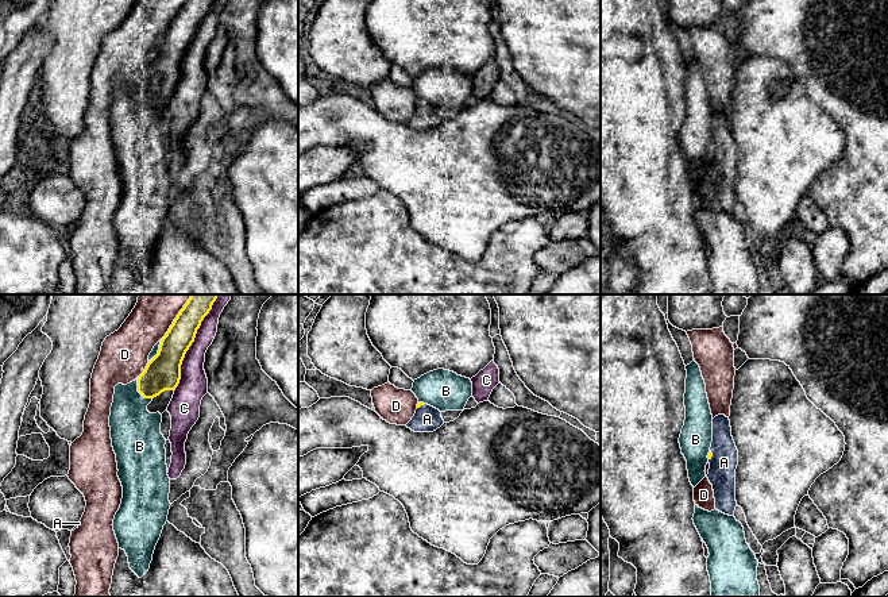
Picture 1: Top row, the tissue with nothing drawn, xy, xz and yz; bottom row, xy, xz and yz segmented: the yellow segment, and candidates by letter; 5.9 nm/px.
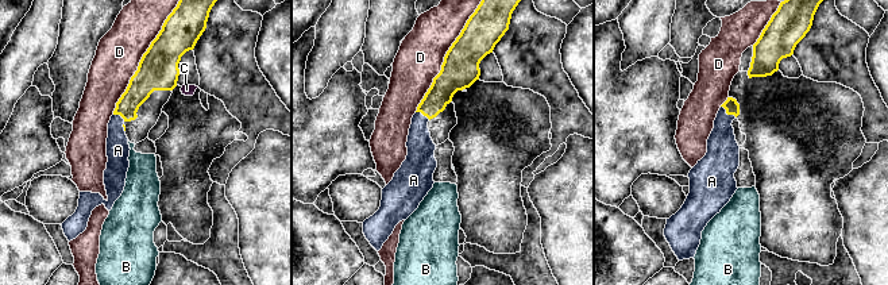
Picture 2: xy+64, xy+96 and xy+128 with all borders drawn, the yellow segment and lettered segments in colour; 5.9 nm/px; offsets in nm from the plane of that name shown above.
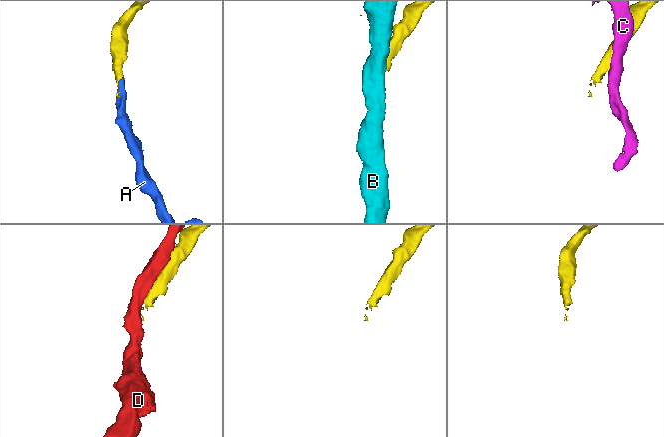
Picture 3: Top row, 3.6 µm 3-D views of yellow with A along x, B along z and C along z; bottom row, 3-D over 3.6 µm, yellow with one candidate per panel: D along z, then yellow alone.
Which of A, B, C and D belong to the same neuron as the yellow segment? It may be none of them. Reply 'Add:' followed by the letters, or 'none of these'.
Add: A

